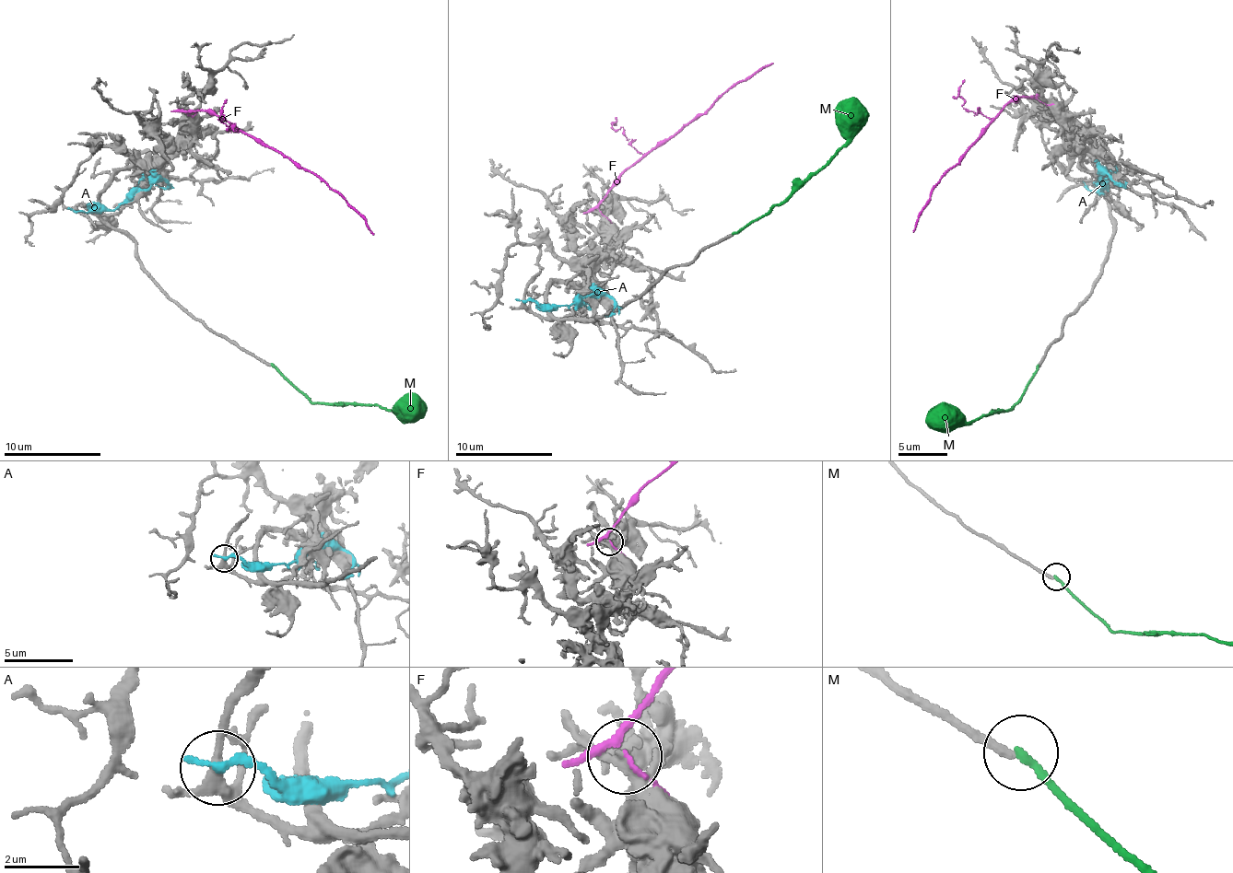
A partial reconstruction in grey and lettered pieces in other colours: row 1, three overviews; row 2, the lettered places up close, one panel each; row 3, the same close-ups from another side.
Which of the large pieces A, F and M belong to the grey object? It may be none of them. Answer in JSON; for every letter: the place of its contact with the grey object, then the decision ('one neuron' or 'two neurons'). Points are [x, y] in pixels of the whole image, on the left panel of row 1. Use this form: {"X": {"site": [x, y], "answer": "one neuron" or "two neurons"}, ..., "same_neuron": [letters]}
{"A": {"site": [75, 210], "answer": "two neurons"}, "F": {"site": [187, 113], "answer": "two neurons"}, "M": {"site": [272, 364], "answer": "two neurons"}, "same_neuron": []}

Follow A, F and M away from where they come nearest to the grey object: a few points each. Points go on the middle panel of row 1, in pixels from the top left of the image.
A: (524, 301), (580, 304), (587, 295), (604, 293), (614, 306), (604, 316)
F: (600, 212), (599, 202), (617, 179), (717, 98), (764, 65), (773, 63)
M: (733, 234), (781, 204), (846, 142), (844, 109), (851, 98)

